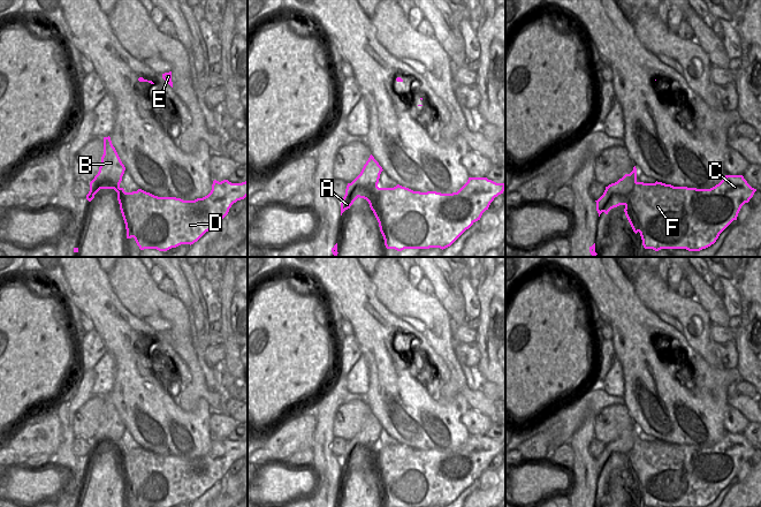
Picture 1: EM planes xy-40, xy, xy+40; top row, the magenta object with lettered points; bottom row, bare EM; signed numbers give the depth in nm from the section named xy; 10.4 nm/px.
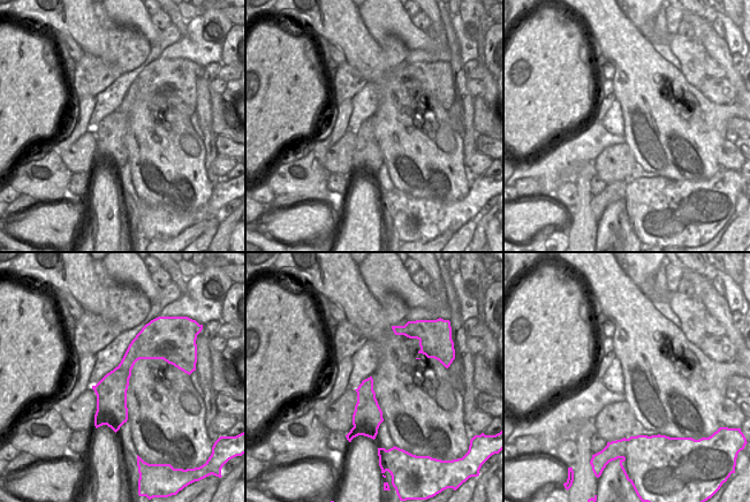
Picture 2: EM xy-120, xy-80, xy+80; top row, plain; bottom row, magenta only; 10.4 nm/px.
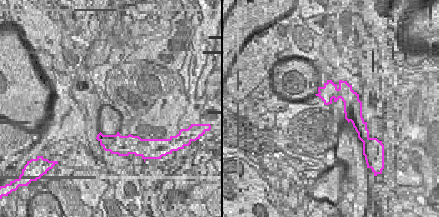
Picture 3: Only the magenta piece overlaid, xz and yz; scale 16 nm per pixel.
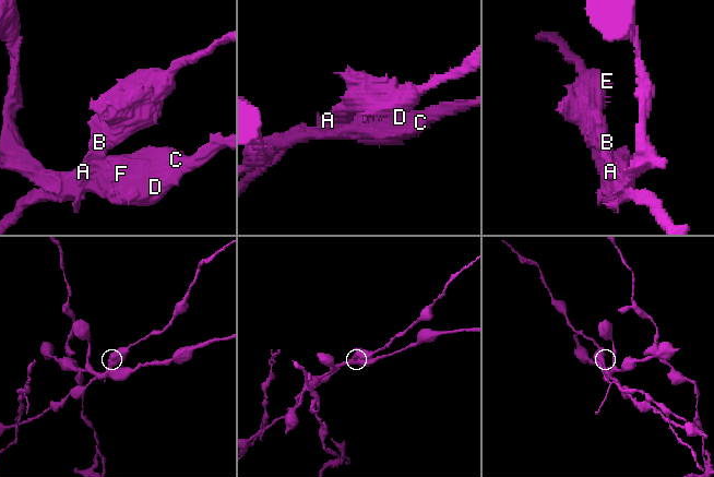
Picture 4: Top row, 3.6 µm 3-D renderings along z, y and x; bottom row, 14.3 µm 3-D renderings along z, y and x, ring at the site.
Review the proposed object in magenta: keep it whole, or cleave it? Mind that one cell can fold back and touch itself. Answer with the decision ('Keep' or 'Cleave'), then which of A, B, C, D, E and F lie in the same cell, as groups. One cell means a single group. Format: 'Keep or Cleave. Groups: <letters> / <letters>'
Cleave. Groups: A B E / C D F.

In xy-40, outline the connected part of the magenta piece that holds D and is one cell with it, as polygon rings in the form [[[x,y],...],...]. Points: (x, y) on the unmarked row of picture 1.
[[[214,438],[211,451],[195,459],[158,455],[142,447],[116,451],[127,497],[134,495],[139,507],[172,507],[193,502],[221,480],[231,463],[248,454],[248,439]]]

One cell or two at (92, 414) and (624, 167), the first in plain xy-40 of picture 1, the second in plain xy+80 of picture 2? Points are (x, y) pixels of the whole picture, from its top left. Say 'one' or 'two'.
one

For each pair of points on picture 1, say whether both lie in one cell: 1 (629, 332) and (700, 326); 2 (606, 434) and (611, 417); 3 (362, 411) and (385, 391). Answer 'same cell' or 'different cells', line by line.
1: different cells
2: same cell
3: different cells

